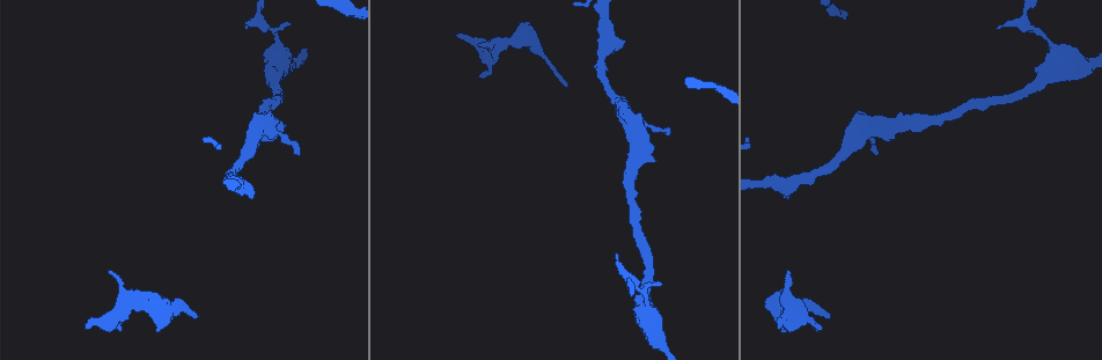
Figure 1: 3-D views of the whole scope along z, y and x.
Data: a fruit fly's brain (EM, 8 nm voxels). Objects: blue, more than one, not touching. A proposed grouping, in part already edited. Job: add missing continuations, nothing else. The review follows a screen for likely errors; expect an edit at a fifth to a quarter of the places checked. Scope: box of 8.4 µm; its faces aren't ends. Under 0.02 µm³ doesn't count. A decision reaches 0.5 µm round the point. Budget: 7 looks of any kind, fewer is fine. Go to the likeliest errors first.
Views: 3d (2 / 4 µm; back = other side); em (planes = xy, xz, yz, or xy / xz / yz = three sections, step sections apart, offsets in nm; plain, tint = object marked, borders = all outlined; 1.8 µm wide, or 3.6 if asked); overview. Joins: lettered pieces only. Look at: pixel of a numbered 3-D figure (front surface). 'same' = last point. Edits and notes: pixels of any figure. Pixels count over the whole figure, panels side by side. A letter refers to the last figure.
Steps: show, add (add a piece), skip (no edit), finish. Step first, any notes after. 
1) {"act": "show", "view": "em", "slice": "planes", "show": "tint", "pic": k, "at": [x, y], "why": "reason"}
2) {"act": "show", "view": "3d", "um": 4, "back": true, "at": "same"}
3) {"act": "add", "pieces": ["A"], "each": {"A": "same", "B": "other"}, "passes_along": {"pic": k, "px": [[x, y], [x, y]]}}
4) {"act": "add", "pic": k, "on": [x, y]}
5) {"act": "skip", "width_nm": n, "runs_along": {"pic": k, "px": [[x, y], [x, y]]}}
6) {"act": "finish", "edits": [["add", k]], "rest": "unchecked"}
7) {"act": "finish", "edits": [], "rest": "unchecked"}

{"act": "show", "view": "em", "slice": "yz", "step": 4, "show": "tint", "pic": 1, "at": [779, 327], "why": "free end"}

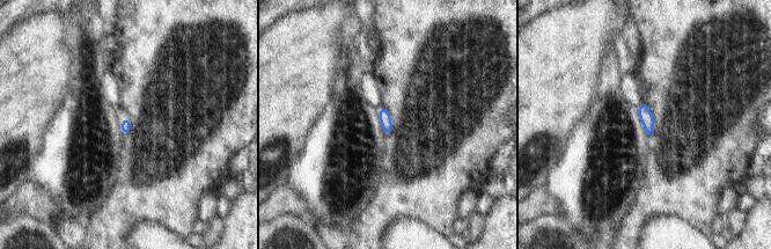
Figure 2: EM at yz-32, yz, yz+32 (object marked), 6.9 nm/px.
{"act": "show", "view": "em", "slice": "xz", "step": 8, "show": "borders", "at": "same"}

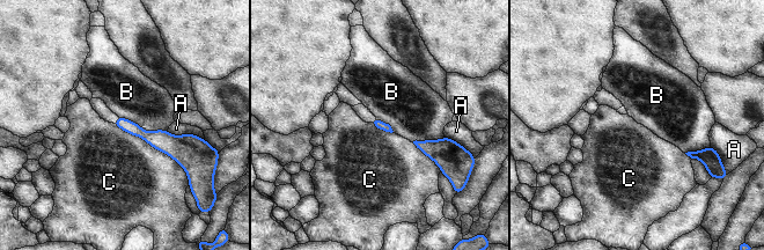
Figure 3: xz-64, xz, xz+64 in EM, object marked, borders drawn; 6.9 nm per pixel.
{"act": "skip", "each": {"A": "other", "B": "other", "C": "other"}, "runs_along": {"pic": 3, "px": [[118, 123], [149, 138], [188, 140]]}, "found": "none of them fits"}

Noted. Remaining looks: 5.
{"act": "show", "view": "em", "slice": "planes", "show": "borders", "pic": 1, "at": [542, 53], "why": "branch stops here"}

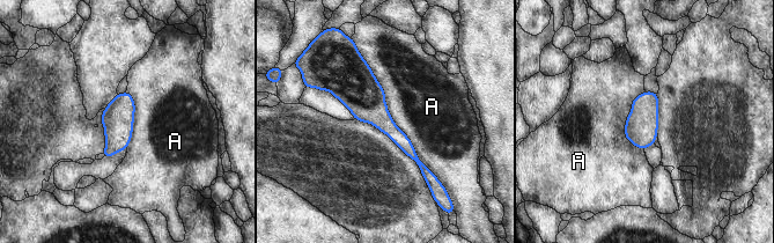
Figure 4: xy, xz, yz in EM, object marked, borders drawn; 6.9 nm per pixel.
{"act": "skip", "width_nm": 220, "each": {"A": "other"}, "border": {"pic": 4, "px": [[356, 45], [392, 120], [439, 181]]}, "found": "no lettered piece goes on from it"}

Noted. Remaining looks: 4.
{"act": "show", "view": "em", "slice": "xz", "step": 16, "show": "plain", "pic": 1, "at": [874, 152], "why": "thin end"}

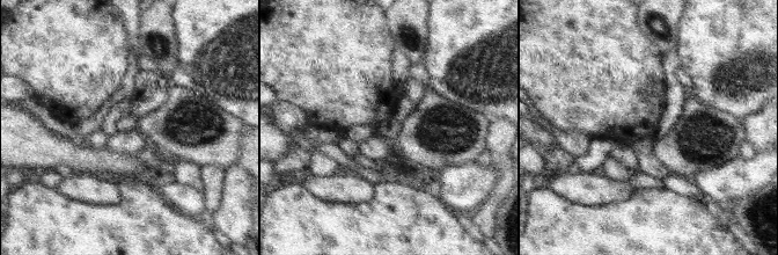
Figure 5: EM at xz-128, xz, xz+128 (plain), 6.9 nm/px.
{"act": "show", "view": "em", "slice": "xz", "step": 16, "show": "tint", "at": "same"}

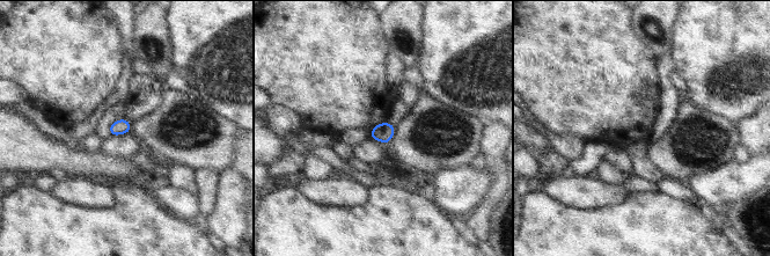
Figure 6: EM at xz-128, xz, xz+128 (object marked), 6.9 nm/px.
{"act": "show", "view": "em", "slice": "xz", "step": 16, "show": "borders", "at": "same", "why": "what lies round it"}

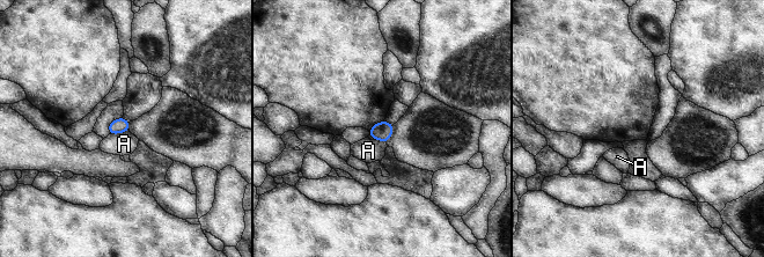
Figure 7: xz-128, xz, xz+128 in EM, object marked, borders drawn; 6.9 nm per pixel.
{"act": "skip", "width_nm": 110, "each": {"A": "other"}, "found": "none of them fits"}

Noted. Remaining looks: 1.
{"act": "finish", "edits": [], "rest": "unchecked"}

